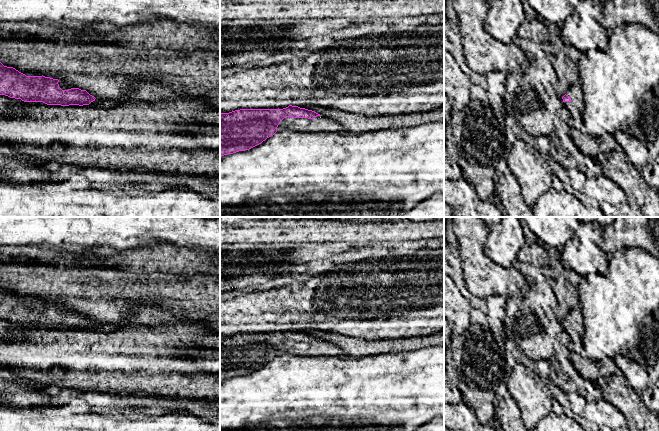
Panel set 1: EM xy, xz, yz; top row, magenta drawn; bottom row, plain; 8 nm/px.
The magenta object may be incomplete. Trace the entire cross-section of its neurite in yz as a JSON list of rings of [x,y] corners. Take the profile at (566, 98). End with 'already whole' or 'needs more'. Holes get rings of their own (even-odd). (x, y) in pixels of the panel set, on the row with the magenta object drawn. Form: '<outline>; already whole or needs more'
[[[579,81],[571,85],[562,99],[563,102],[571,102],[579,112],[584,111],[583,90]]]; needs more

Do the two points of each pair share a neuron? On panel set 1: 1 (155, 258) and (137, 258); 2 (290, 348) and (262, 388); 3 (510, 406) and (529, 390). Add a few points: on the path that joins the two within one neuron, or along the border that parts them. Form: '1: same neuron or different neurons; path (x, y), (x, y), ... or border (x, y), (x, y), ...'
1: same neuron; path (151, 258), (141, 258)
2: different neurons; border (309, 355), (279, 354), (277, 356)
3: different neurons; border (505, 383), (509, 394), (516, 403), (522, 420)

